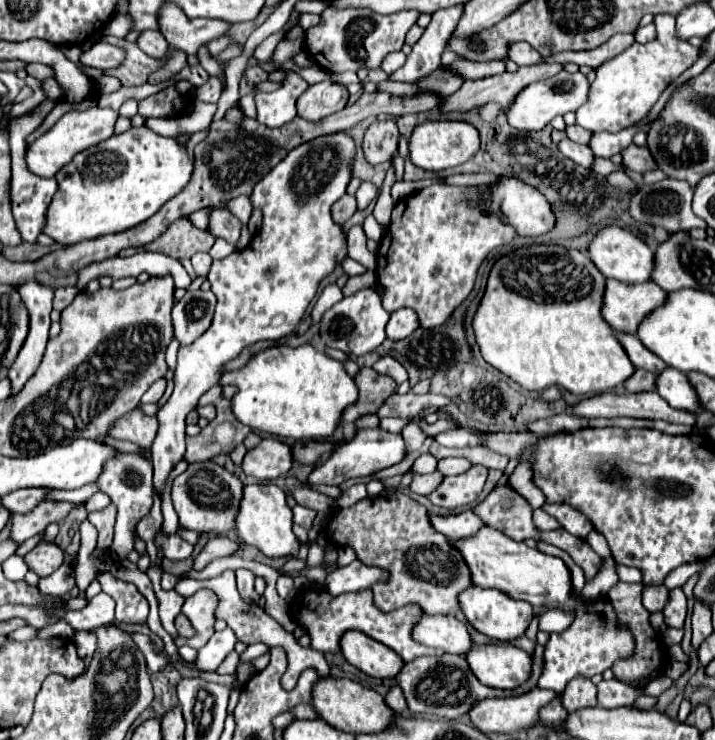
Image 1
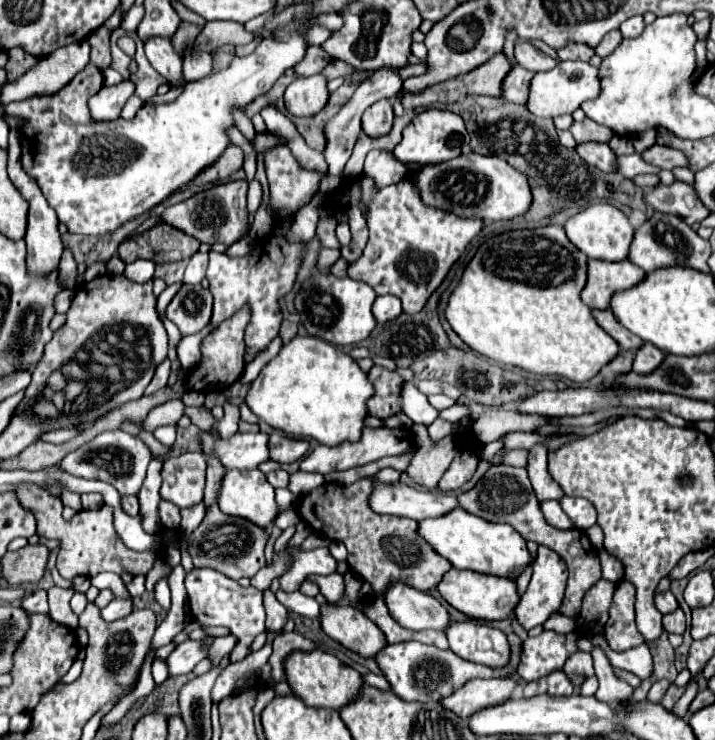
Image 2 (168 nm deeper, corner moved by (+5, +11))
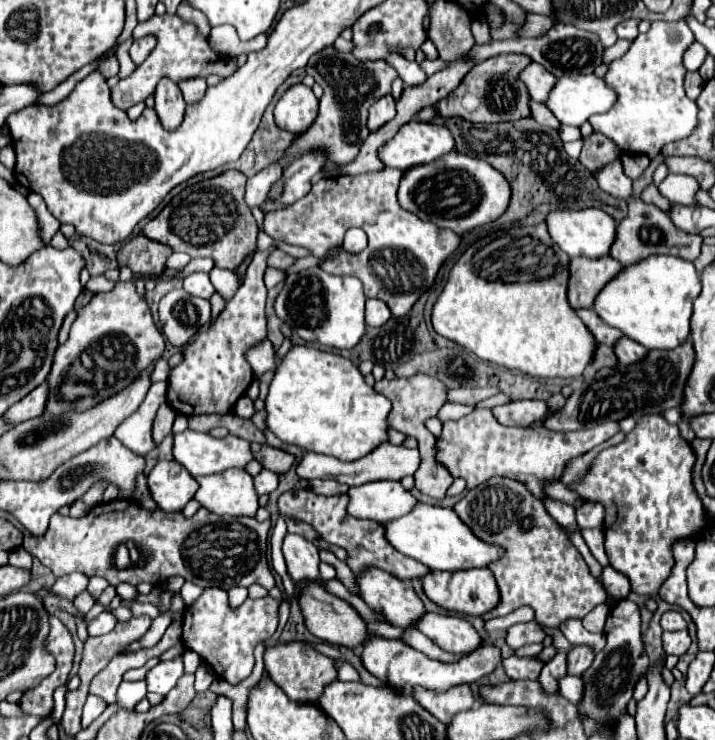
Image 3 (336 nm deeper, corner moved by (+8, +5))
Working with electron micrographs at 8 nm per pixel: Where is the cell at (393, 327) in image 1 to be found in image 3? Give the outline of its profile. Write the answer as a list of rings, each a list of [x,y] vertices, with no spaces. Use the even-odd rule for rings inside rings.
[[[367,300],[365,304],[365,324],[367,326],[383,326],[391,318],[391,312],[381,300]]]

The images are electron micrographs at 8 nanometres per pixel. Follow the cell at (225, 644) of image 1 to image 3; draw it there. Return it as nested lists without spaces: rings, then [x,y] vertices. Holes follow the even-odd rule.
[[[171,660],[171,662],[159,662],[157,666],[153,666],[147,676],[147,692],[155,692],[155,694],[167,694],[177,680],[183,676],[183,660]]]

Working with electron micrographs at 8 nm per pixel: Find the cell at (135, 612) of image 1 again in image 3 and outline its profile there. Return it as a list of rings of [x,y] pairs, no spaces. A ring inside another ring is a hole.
[[[103,612],[93,620],[85,620],[85,624],[87,624],[87,634],[89,636],[103,636],[115,628],[117,618],[113,614]]]

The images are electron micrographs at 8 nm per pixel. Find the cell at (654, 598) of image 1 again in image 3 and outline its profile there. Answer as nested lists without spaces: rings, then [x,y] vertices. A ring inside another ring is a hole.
[[[665,612],[661,618],[661,628],[669,630],[669,632],[677,632],[677,630],[687,628],[687,624],[679,612]]]

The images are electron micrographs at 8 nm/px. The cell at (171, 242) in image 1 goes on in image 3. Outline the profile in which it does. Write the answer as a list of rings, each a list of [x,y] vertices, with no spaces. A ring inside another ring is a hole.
[[[143,234],[131,238],[117,254],[119,266],[129,266],[133,272],[161,274],[171,250],[165,244],[151,242]]]

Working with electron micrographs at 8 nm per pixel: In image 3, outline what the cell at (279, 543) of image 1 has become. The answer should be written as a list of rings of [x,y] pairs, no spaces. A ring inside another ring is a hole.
[[[225,470],[223,474],[209,474],[195,478],[199,490],[195,500],[213,514],[255,516],[259,502],[253,488],[253,478],[245,470]]]

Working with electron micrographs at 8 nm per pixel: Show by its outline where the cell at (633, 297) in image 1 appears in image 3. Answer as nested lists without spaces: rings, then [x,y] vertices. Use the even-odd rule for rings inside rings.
[[[571,258],[567,298],[571,308],[591,308],[599,290],[621,272],[615,258]]]

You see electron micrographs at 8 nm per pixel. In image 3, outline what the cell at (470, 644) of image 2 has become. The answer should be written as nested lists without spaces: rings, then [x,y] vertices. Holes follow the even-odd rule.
[[[425,612],[423,616],[425,618],[419,618],[413,628],[419,628],[419,632],[427,634],[439,648],[453,654],[467,654],[479,648],[481,638],[467,620],[459,616],[441,616],[433,612]]]

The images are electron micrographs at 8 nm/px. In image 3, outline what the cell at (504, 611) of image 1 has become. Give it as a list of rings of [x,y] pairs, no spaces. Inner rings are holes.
[[[487,568],[477,570],[459,570],[459,572],[429,572],[423,576],[423,590],[431,602],[445,610],[455,610],[459,614],[471,614],[481,616],[499,602],[499,588],[497,582]]]

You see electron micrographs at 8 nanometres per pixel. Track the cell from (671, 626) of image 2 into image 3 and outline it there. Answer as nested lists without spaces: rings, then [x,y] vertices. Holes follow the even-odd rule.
[[[687,630],[681,632],[663,632],[663,650],[665,654],[673,654],[677,658],[681,658],[691,646],[691,638],[687,634]]]

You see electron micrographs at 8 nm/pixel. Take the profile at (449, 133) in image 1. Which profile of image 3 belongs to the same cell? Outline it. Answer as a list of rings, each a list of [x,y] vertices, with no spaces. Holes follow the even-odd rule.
[[[407,122],[391,140],[379,148],[379,160],[389,168],[409,170],[451,152],[455,140],[443,124]]]

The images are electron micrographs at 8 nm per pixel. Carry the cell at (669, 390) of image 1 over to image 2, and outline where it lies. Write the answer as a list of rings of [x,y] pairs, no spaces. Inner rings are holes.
[[[644,344],[636,356],[634,356],[634,372],[638,372],[640,376],[654,372],[654,368],[658,368],[658,364],[662,364],[664,360],[664,352],[660,352],[658,348],[654,348],[652,344]]]

